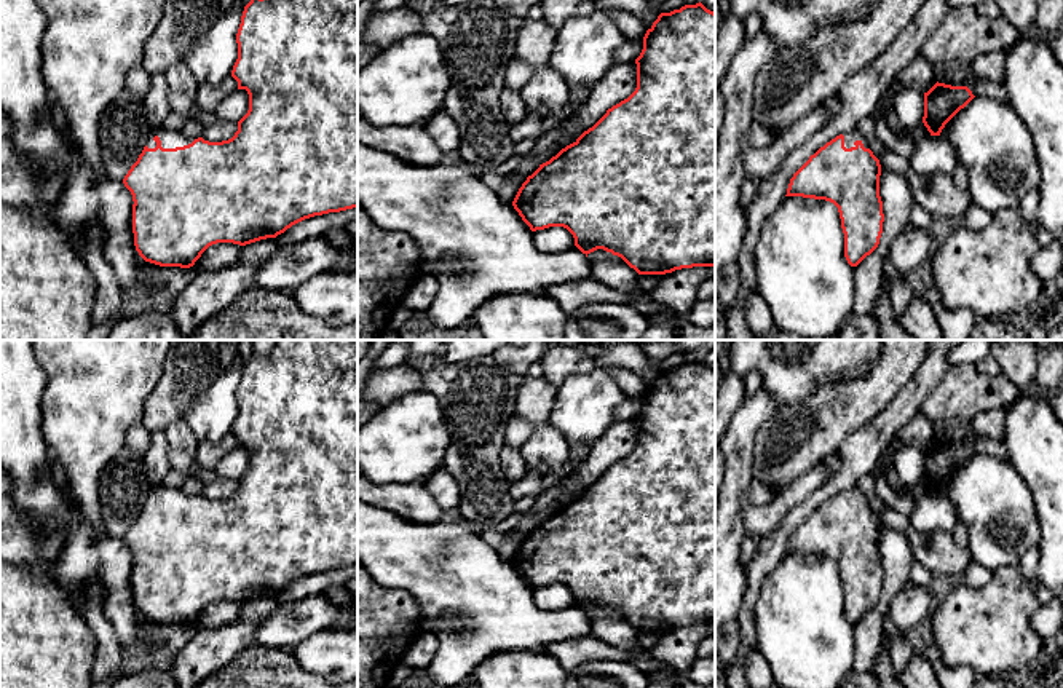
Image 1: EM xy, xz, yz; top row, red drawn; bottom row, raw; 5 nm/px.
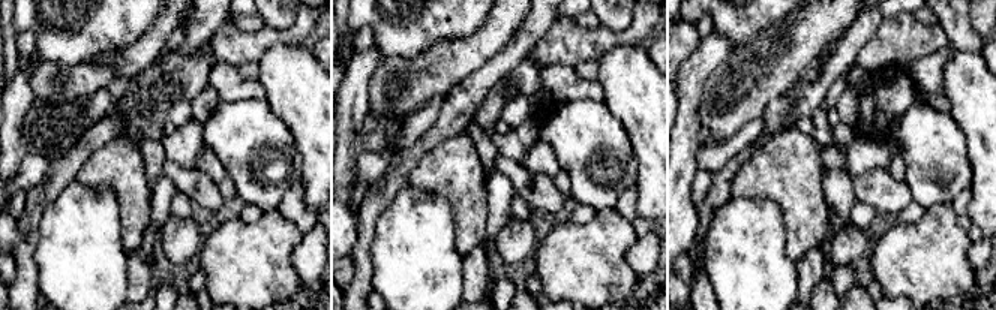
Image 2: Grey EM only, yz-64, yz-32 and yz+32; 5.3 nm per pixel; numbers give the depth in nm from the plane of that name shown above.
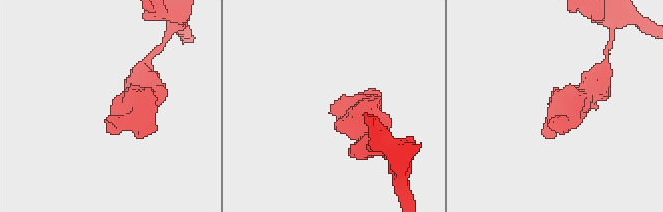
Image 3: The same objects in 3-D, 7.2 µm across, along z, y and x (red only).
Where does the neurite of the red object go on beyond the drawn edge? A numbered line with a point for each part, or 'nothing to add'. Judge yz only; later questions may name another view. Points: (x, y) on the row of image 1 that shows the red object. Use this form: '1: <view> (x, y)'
1: yz (849, 138)

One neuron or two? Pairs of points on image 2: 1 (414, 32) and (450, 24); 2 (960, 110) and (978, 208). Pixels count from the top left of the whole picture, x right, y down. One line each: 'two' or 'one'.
1: one
2: one

